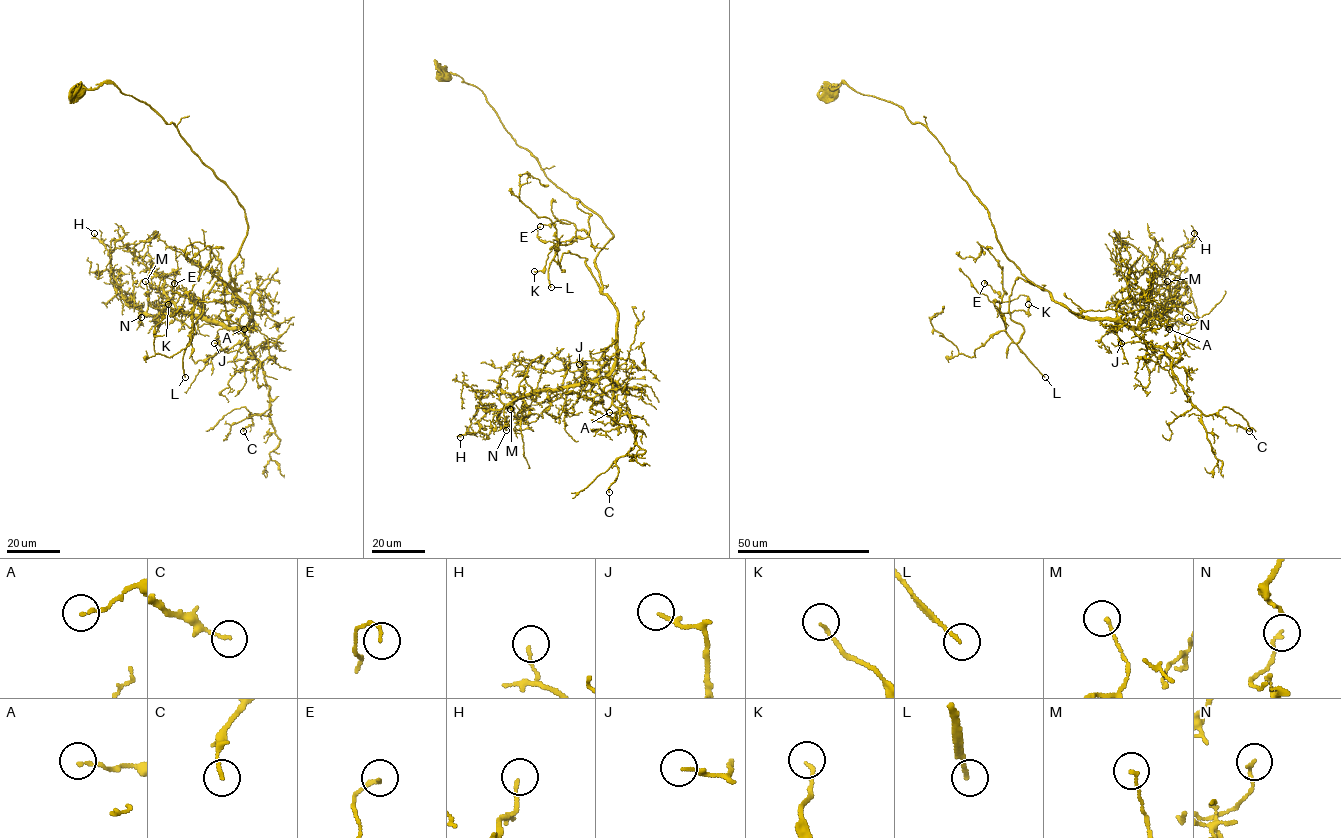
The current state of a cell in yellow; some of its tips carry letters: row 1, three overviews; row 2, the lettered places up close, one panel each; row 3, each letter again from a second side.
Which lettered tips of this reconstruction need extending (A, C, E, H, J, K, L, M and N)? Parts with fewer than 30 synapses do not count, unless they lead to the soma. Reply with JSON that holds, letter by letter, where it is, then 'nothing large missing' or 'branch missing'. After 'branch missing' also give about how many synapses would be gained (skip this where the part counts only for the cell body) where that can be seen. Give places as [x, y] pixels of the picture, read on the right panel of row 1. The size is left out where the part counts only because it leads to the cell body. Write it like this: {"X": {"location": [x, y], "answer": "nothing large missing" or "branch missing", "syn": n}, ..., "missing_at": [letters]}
{"A": {"location": [1169, 329], "answer": "nothing large missing"}, "C": {"location": [1249, 431], "answer": "nothing large missing"}, "E": {"location": [984, 283], "answer": "nothing large missing"}, "H": {"location": [1194, 233], "answer": "nothing large missing"}, "J": {"location": [1121, 343], "answer": "nothing large missing"}, "K": {"location": [1028, 304], "answer": "nothing large missing"}, "L": {"location": [1045, 377], "answer": "branch missing", "syn": 190}, "M": {"location": [1167, 281], "answer": "nothing large missing"}, "N": {"location": [1187, 317], "answer": "nothing large missing"}, "missing_at": ["L"]}

